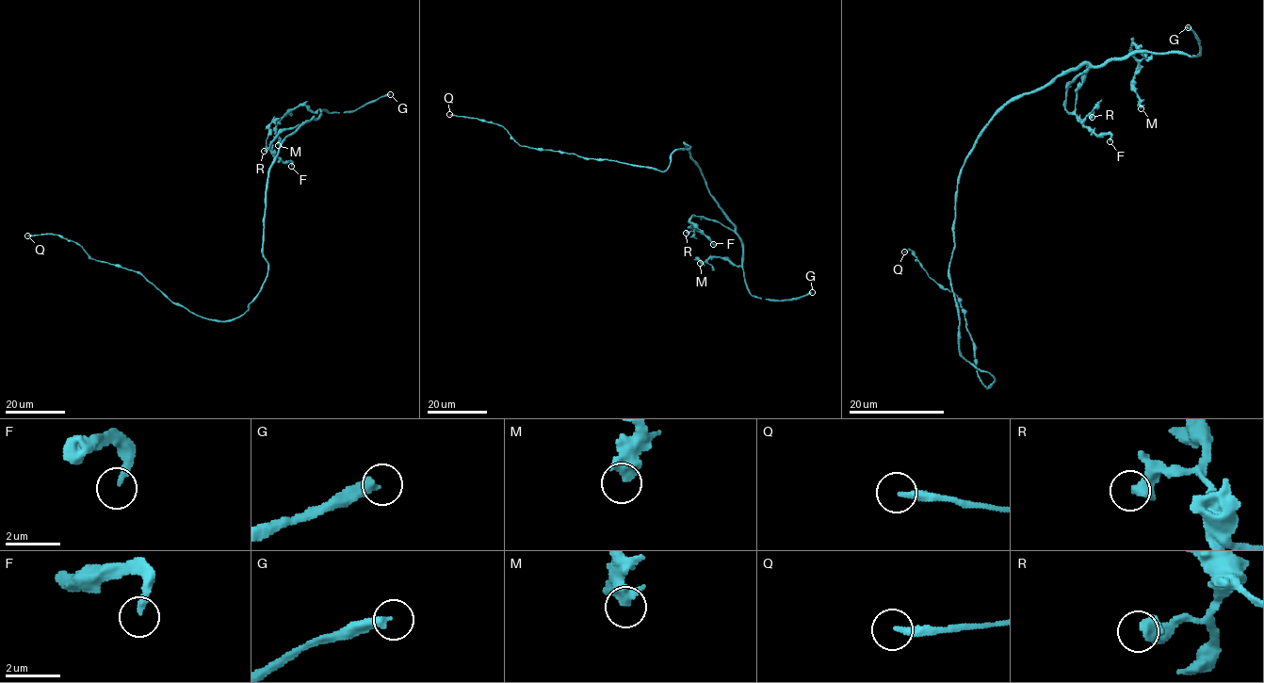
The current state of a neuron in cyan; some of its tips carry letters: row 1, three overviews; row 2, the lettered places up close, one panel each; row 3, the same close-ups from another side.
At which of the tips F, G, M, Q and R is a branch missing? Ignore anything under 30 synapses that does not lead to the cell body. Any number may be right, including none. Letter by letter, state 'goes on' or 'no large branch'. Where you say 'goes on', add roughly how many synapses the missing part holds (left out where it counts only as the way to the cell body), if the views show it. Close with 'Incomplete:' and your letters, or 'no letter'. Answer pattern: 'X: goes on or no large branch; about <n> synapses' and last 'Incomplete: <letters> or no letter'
F: no large branch
G: goes on; about 170 synapses
M: no large branch
Q: no large branch
R: no large branch
Incomplete: G

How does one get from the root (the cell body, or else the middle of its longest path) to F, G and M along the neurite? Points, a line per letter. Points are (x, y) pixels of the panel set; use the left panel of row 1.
F: (265, 257), (267, 171), (284, 139), (313, 118), (283, 129), (268, 148), (283, 161), (291, 162), (291, 166)
G: (265, 257), (262, 238), (267, 171), (284, 139), (300, 124), (317, 118), (320, 110), (355, 110), (390, 94)
M: (265, 257), (267, 171), (284, 139), (317, 118), (320, 110), (305, 105), (292, 108), (277, 125), (278, 145)

